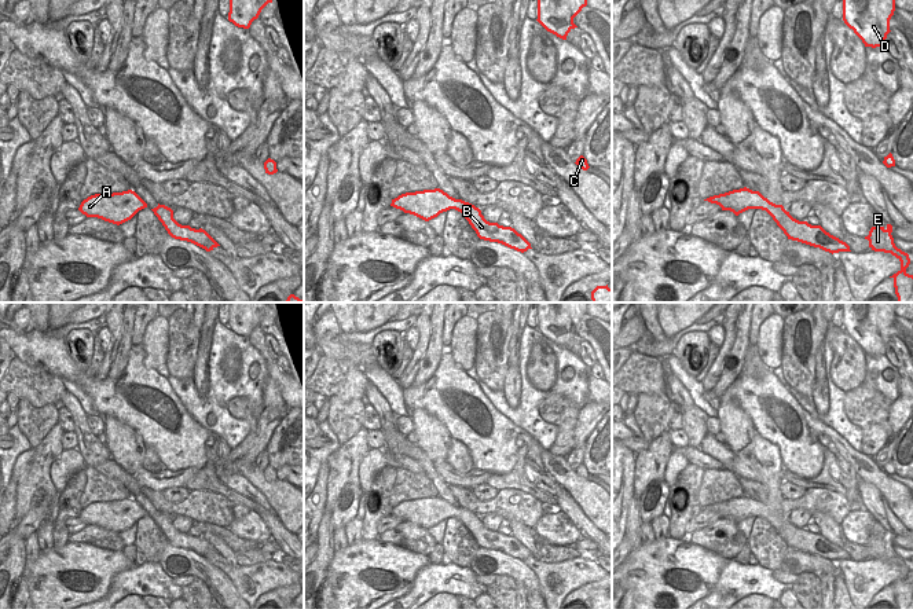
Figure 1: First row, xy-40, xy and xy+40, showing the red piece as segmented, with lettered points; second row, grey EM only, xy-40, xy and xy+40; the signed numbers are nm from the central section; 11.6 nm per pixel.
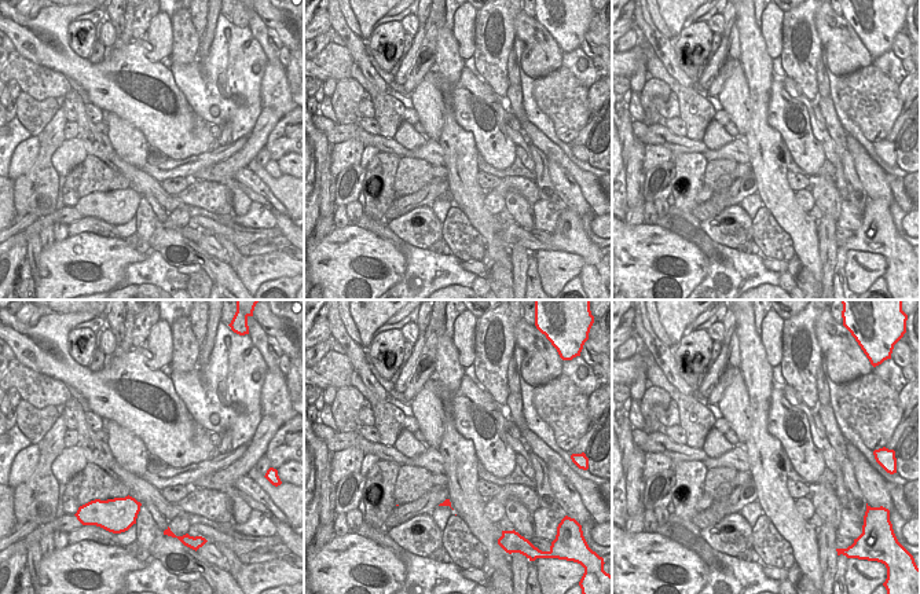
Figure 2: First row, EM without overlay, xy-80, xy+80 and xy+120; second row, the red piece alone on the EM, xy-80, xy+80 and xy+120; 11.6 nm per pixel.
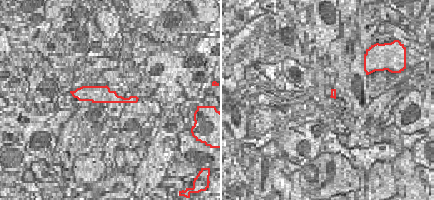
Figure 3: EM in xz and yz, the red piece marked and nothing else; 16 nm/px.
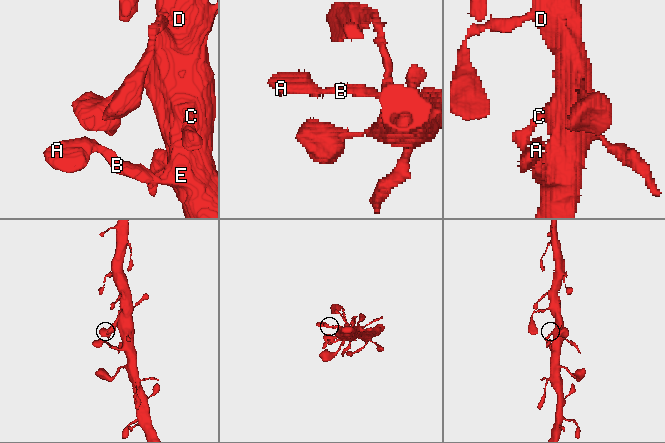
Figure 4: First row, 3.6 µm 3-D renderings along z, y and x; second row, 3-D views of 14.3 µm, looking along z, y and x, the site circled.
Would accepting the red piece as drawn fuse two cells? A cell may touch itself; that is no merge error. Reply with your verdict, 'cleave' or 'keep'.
keep

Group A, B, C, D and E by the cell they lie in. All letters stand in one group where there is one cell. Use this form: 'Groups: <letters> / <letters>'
Groups: A B C D E.

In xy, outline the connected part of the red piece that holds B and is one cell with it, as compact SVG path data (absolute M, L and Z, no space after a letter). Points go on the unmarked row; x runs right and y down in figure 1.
M440 496L402 502L392 507L390 514L425 529L455 517L469 529L480 547L498 550L521 561L532 557L531 551L514 536L487 529L478 516L462 507L455 507Z

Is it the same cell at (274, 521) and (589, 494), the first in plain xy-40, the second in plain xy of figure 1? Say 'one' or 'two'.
two

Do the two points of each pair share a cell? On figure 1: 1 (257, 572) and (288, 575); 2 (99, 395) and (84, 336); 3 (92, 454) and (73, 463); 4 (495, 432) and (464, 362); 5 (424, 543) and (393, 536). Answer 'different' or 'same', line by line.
1: same
2: different
3: different
4: different
5: same

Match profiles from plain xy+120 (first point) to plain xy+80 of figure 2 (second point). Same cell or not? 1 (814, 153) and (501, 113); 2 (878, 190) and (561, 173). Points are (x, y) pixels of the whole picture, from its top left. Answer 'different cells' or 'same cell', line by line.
1: same cell
2: same cell

